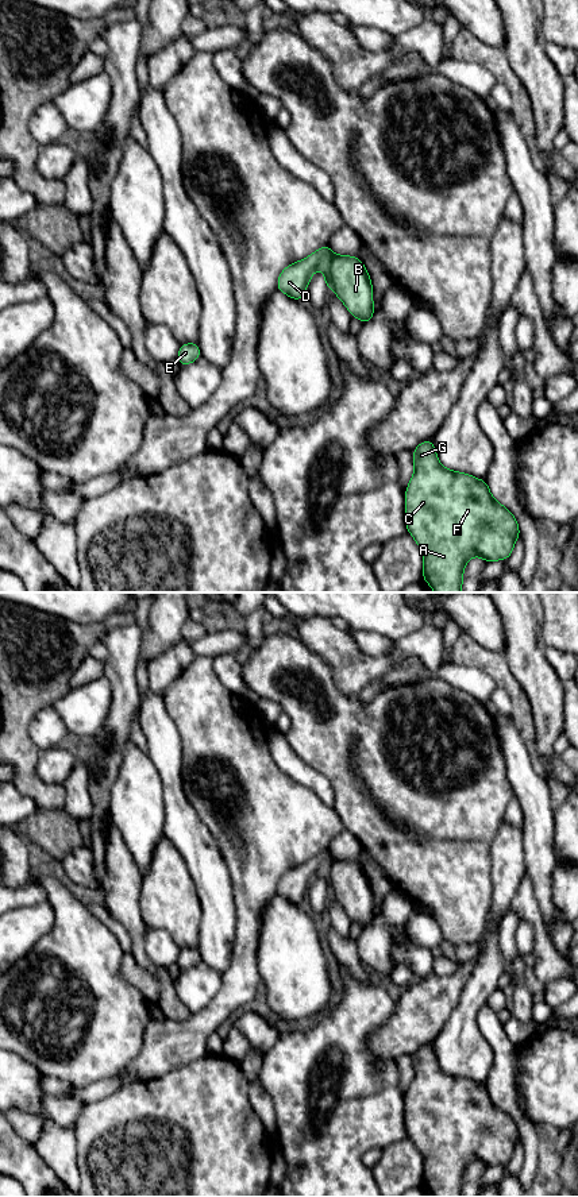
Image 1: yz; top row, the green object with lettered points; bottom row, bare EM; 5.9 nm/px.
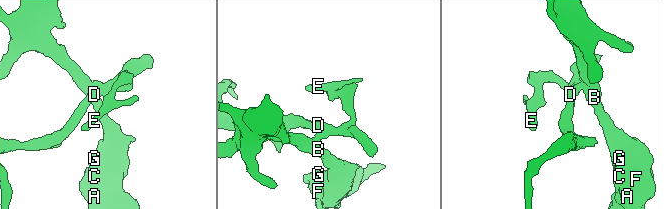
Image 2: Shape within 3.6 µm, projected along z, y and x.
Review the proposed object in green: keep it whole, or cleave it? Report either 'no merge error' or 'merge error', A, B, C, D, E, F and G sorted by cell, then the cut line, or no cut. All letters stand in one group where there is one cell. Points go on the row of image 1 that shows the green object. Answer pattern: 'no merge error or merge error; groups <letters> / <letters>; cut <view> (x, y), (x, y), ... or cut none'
merge error; groups A B C F G / D E; cut yz (331, 253), (322, 267)

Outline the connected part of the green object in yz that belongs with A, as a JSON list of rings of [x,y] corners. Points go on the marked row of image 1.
[[[432,440],[420,443],[412,452],[415,472],[405,490],[405,524],[424,556],[423,580],[435,592],[462,592],[463,568],[471,556],[479,556],[486,563],[509,559],[520,537],[517,520],[492,497],[486,479],[479,480],[473,475],[444,468],[438,460]]]

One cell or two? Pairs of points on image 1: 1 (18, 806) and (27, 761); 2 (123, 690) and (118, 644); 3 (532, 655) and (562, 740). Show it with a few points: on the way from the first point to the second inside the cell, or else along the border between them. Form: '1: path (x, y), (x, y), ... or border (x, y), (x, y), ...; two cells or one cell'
1: border (14, 784), (38, 807); two cells
2: path (123, 679), (122, 655); one cell
3: border (562, 732), (554, 744), (553, 753); two cells

